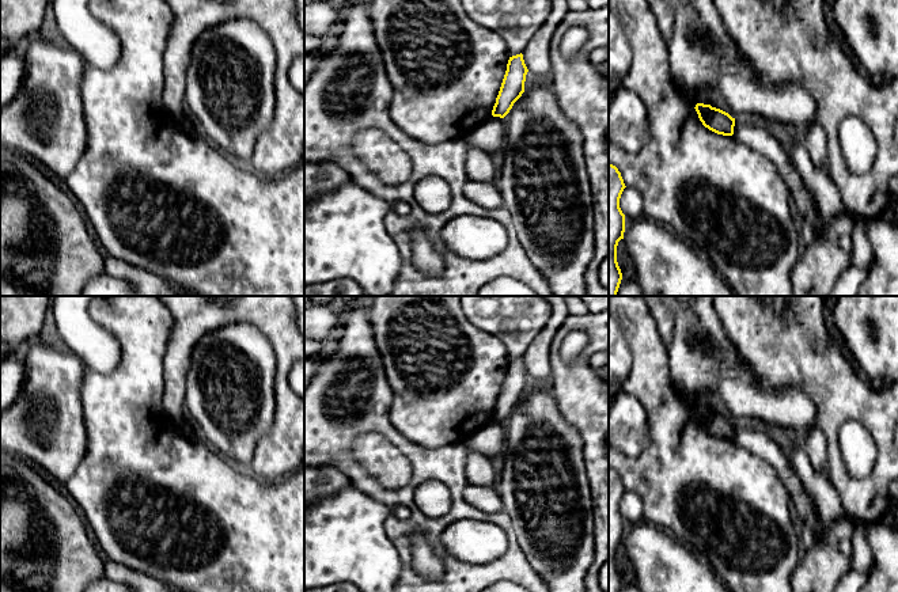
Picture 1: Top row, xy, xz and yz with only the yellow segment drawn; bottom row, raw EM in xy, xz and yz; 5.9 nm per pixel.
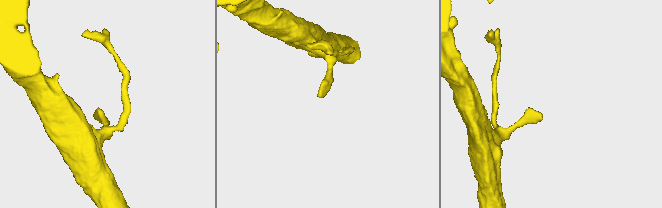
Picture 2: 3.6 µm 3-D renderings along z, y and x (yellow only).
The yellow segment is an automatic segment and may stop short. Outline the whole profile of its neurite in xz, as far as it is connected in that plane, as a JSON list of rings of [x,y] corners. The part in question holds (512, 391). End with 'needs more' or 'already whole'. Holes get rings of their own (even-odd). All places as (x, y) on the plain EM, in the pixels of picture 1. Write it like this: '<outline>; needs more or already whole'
[[[523,358],[509,361],[507,375],[492,414],[493,421],[504,422],[514,407],[524,396],[524,386],[528,373],[524,368]]]; already whole

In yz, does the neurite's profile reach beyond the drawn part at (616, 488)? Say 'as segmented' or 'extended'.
as segmented

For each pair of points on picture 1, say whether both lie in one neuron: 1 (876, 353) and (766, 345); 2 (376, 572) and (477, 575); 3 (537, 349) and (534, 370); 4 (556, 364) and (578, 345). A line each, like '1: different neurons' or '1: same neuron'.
1: different neurons
2: different neurons
3: same neuron
4: different neurons

